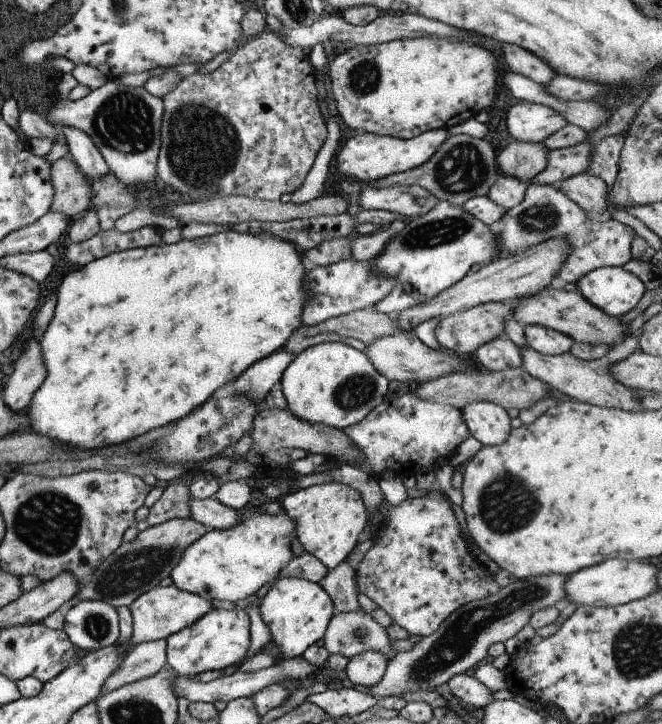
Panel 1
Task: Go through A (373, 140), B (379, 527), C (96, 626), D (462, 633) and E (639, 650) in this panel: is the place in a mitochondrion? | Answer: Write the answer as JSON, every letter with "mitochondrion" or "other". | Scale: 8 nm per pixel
{"A":"other","B":"other","C":"mitochondrion","D":"mitochondrion","E":"mitochondrion"}

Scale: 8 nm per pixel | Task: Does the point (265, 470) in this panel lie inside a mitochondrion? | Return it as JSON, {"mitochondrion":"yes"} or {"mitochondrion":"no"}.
{"mitochondrion":"no"}

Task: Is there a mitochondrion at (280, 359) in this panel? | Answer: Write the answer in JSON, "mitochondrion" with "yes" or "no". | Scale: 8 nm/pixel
{"mitochondrion":"no"}

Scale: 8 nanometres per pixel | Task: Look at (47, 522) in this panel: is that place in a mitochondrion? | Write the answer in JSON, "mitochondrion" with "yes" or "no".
{"mitochondrion":"yes"}

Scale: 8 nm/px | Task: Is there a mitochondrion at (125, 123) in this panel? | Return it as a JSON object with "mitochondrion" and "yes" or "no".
{"mitochondrion":"yes"}

